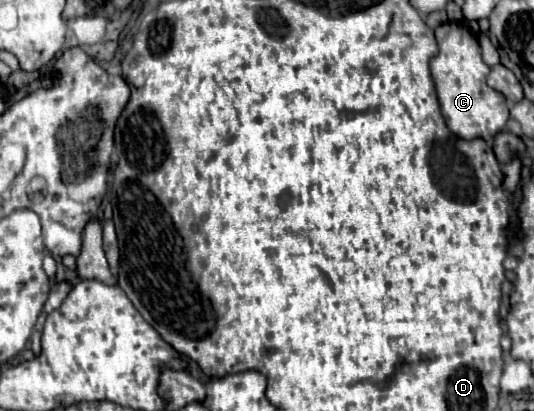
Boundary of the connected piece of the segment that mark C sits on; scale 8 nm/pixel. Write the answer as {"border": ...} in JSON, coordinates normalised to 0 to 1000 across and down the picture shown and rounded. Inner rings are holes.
{"border":[[[835,54],[816,68],[816,102],[824,122],[805,146],[805,175],[839,311],[869,341],[903,336],[910,345],[921,345],[921,336],[951,297],[951,258],[948,238],[910,204],[918,165],[903,146],[895,97],[858,54]]]}

